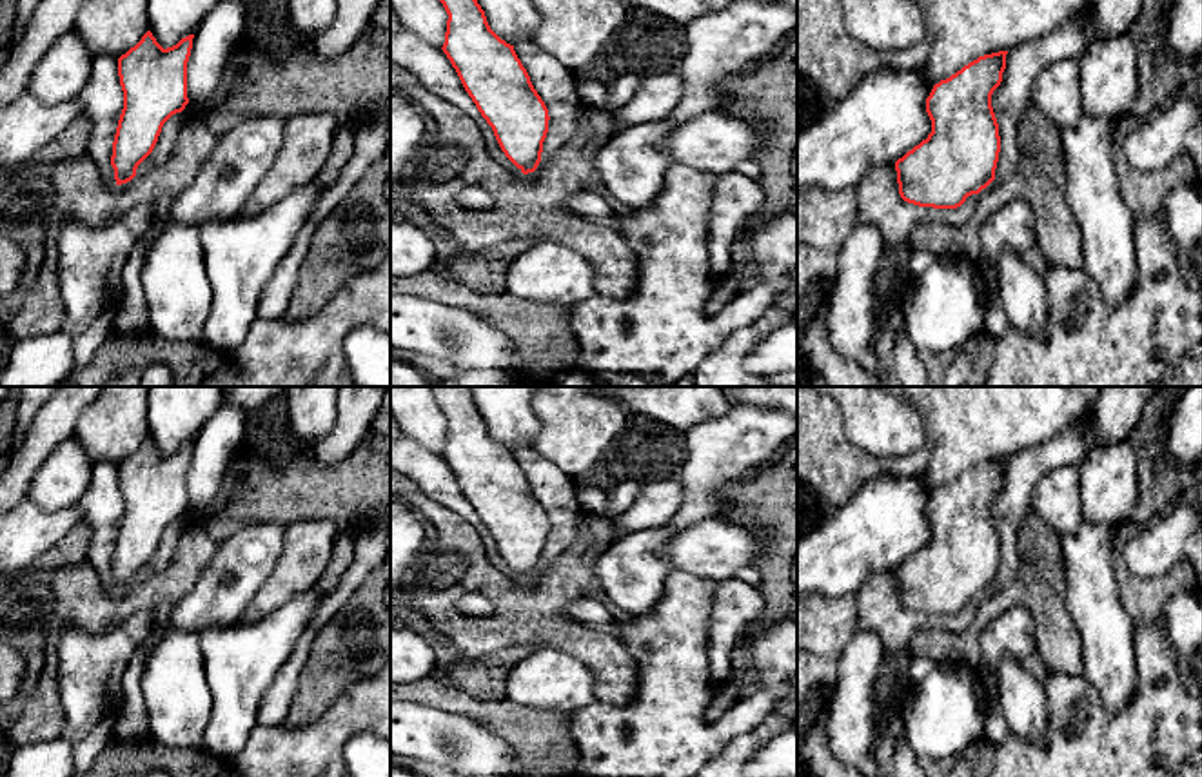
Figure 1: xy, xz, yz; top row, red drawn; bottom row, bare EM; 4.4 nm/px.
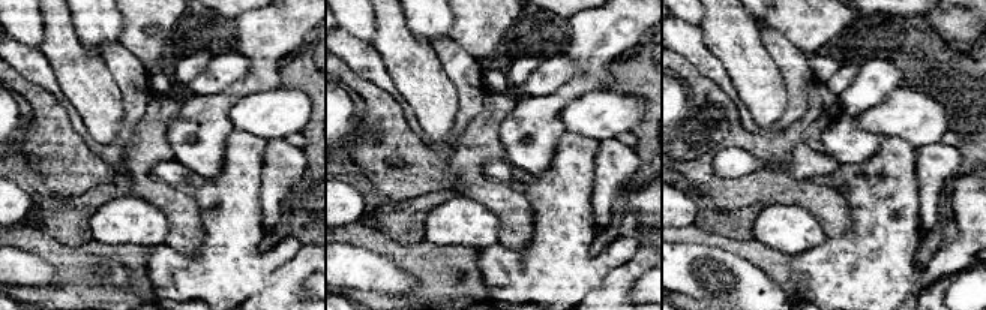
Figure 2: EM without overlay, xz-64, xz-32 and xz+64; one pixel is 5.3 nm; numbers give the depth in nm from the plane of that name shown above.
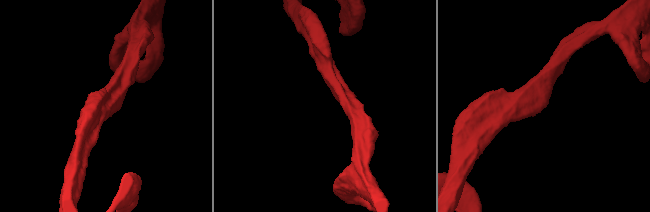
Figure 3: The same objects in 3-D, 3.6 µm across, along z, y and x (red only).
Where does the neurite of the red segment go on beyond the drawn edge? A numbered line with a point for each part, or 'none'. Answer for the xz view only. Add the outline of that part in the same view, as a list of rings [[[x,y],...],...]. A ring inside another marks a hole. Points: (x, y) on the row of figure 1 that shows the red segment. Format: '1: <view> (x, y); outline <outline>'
none

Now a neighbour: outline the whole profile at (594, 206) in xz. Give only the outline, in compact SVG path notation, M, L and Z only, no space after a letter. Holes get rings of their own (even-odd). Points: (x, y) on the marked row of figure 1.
M577 192L567 202L568 209L594 221L606 221L619 209L605 192Z

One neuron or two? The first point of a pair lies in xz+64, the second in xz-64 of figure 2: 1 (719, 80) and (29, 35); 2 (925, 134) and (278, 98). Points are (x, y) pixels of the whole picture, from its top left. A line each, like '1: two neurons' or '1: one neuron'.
1: two neurons
2: one neuron

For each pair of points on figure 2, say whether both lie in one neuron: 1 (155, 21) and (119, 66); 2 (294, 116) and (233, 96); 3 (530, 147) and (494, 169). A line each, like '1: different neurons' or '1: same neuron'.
1: different neurons
2: different neurons
3: different neurons

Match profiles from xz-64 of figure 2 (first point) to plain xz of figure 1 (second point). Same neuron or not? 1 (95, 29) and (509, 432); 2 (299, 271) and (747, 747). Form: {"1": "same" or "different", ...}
{"1": "same", "2": "same"}

